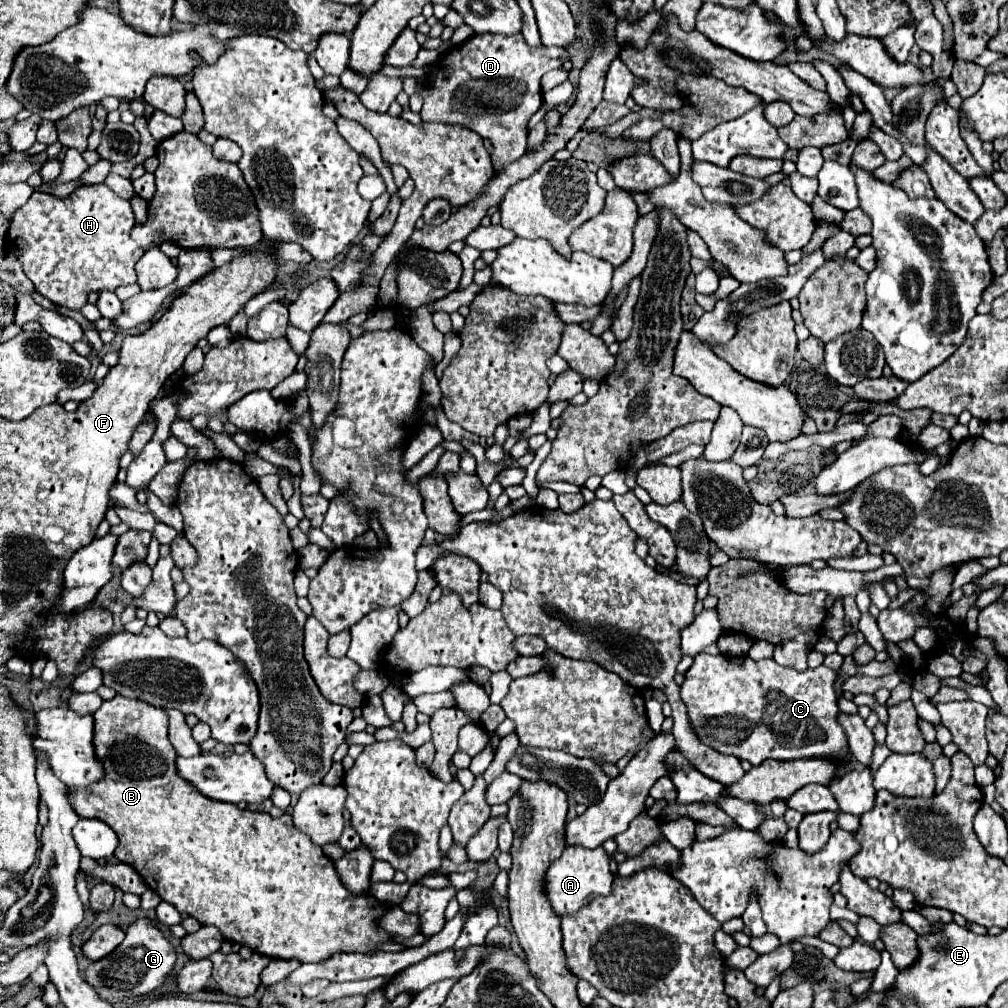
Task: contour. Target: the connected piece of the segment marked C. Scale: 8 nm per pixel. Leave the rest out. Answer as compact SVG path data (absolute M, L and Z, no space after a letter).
M696 655L692 667L684 673L684 683L680 687L682 703L686 705L690 725L696 737L724 755L734 755L746 759L752 765L760 765L764 759L802 759L802 757L836 757L842 761L838 777L850 771L852 755L848 753L848 741L844 729L838 725L836 715L836 693L832 683L836 671L820 665L816 669L796 671L790 667L778 665L774 659L754 661L750 657L732 657L732 655Z

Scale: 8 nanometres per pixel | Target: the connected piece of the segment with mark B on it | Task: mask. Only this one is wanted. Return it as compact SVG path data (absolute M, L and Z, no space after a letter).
M116 695L110 701L104 701L102 707L94 713L94 747L96 747L98 759L102 759L102 763L106 767L106 777L100 783L94 783L90 787L80 787L80 789L72 787L70 789L70 799L74 803L76 813L80 817L96 817L96 819L106 821L116 831L118 841L120 841L114 855L122 863L132 865L140 873L140 877L146 881L146 885L152 891L156 891L164 901L172 903L182 915L190 915L194 919L198 919L202 925L218 927L226 941L248 945L252 951L258 951L260 955L266 955L266 957L272 957L272 959L300 959L302 963L320 963L322 959L330 959L330 955L336 955L336 953L342 953L342 951L376 953L376 951L380 951L380 945L394 941L392 935L386 933L378 925L378 921L386 915L390 905L374 899L374 895L370 895L370 893L354 895L352 891L348 891L344 887L344 883L338 879L338 873L334 869L332 859L328 859L324 855L322 847L314 845L308 835L304 835L302 831L298 831L294 827L292 817L288 813L274 819L268 813L254 813L254 811L248 811L248 809L238 809L232 803L218 803L218 801L206 799L190 783L186 783L184 779L178 777L176 761L174 761L176 751L168 741L168 727L166 727L166 711L164 709L150 707L150 705L146 705L138 699L126 699L122 695Z

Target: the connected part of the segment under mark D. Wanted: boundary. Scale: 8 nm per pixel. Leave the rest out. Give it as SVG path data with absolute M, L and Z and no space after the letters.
M472 35L462 45L452 45L440 61L428 65L432 81L428 81L428 71L424 77L402 77L404 93L422 95L424 107L420 117L424 121L464 125L480 137L486 137L494 145L494 167L504 169L526 153L526 125L542 107L542 75L562 67L568 59L562 47L530 49L522 35Z

